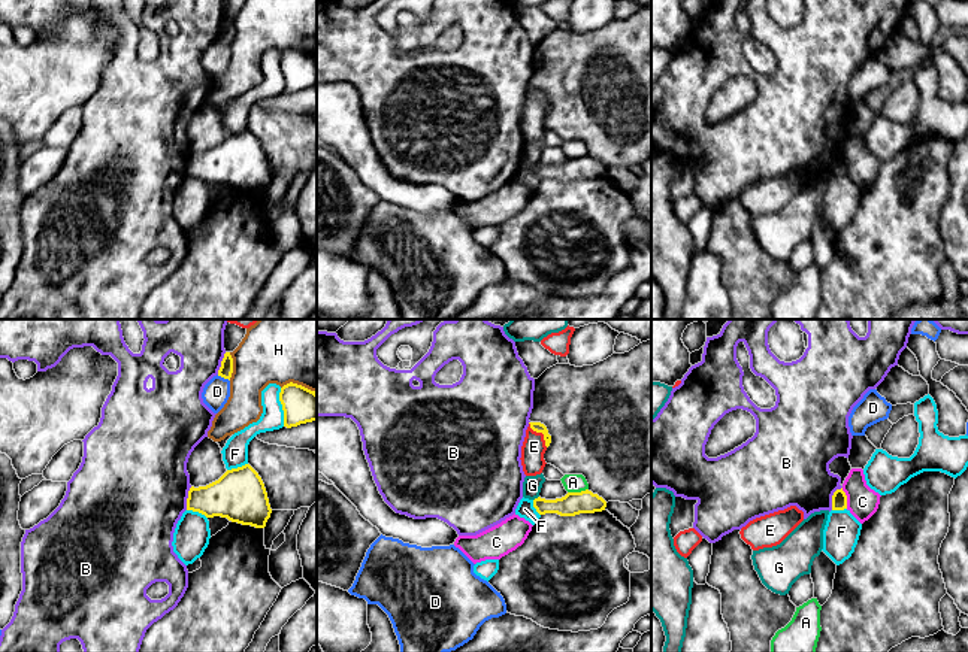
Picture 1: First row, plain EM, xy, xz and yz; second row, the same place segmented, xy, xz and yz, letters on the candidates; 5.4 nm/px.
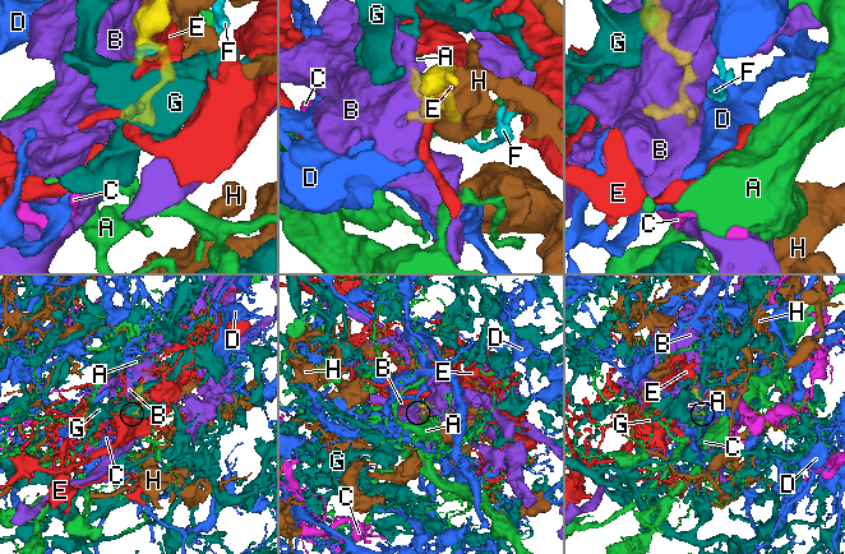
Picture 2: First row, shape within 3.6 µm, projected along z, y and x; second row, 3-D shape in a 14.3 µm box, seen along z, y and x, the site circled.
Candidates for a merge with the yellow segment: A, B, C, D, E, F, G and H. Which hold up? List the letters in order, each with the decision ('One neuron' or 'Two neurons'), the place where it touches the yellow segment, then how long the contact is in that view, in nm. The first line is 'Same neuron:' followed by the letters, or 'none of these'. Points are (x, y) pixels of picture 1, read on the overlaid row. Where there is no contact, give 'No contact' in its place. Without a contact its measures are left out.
Same neuron: none of these
A: Two neurons. Touches yellow at xz (577, 493). Shared border 110 nm
B: Two neurons. Touches yellow at yz (832, 497). Shared border 140 nm
C: Two neurons. Touches yellow at yz (846, 499). Shared border 120 nm
D: Two neurons. Touches yellow at xy (223, 376). Shared border 80 nm
E: Two neurons. Touches yellow at xz (541, 431). Shared border 170 nm
F: Two neurons. Touches yellow at xy (283, 408). Shared border 200 nm
G: Two neurons. Touches yellow at xz (535, 499). Shared border 40 nm
H: Two neurons. Touches yellow at xy (232, 366). Shared border 150 nm

